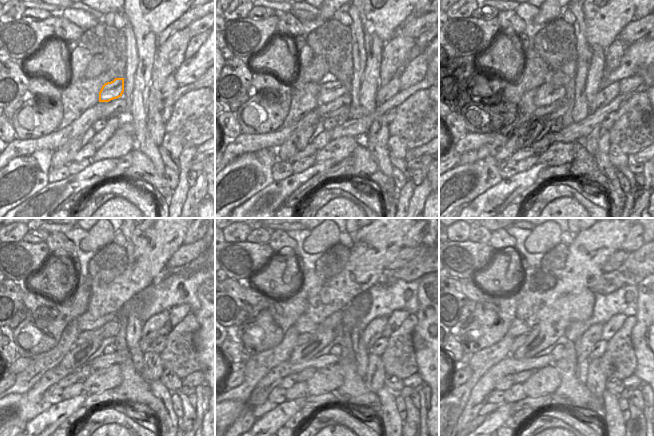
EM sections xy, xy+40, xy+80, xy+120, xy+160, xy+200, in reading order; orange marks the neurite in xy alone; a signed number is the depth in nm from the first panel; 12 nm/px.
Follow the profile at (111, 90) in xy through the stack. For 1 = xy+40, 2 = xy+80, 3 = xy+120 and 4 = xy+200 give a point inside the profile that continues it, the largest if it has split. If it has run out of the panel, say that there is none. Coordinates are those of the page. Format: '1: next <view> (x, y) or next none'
1: next xy+40 (329, 91)
2: next xy+80 (548, 92)
3: next xy+120 (87, 321)
4: next xy+200 (518, 327)

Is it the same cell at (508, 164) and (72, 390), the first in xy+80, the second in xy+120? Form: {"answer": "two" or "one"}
{"answer": "two"}

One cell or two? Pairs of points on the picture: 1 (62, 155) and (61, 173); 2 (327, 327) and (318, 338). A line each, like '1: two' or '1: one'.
1: two
2: one

